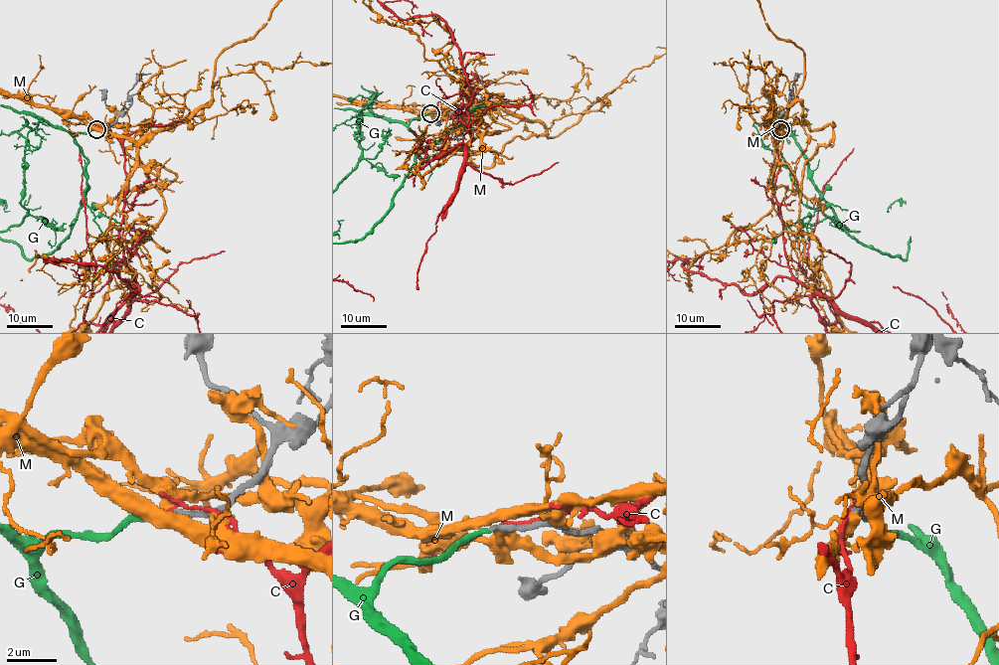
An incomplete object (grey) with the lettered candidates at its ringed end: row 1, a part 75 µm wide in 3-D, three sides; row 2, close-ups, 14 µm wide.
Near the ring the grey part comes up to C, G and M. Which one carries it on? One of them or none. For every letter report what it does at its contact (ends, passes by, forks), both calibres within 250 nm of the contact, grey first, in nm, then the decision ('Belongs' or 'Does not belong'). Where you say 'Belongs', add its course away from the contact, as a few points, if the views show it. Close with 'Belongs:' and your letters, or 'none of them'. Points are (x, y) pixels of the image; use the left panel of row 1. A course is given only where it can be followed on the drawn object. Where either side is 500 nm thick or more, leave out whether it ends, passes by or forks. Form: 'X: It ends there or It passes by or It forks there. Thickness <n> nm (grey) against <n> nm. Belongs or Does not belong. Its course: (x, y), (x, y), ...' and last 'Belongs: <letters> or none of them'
C: It passes by. Thickness 260 nm (grey) against 150 nm. Does not belong
G: It ends there. Thickness 240 nm (grey) against 240 nm. Belongs
M: It ends there. Thickness 320 nm (grey) against 480 nm. Does not belong
Belongs: G

